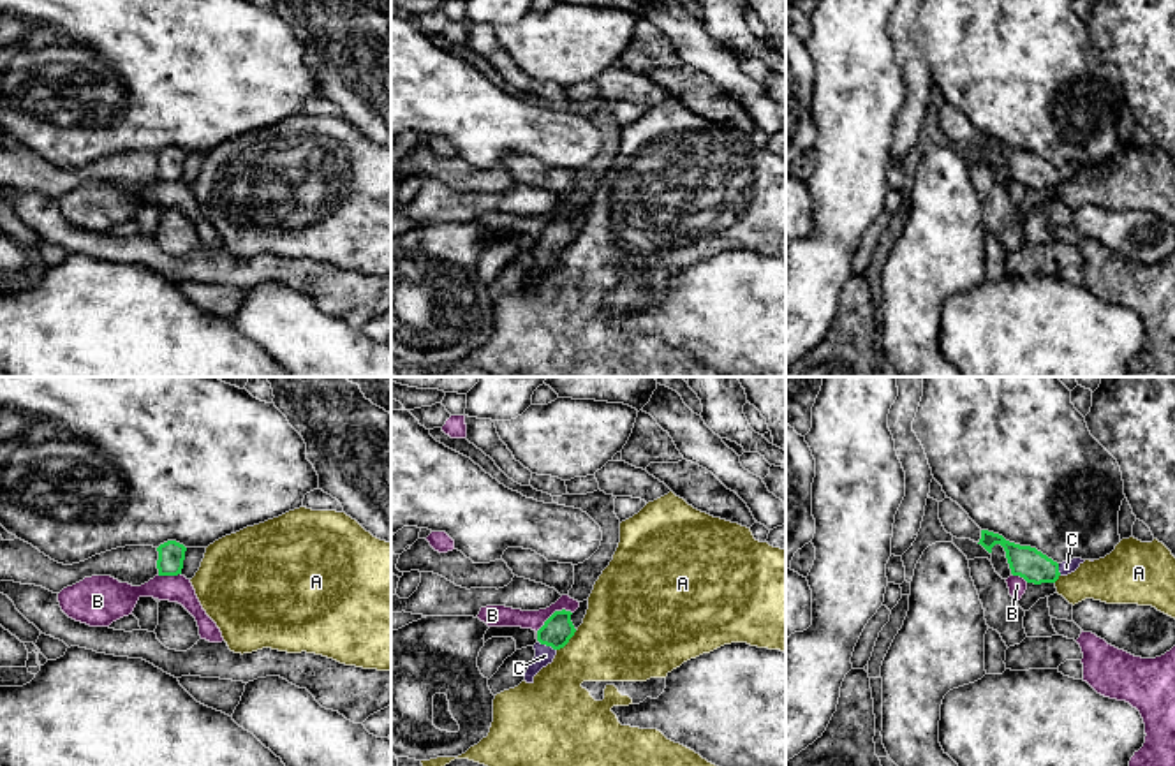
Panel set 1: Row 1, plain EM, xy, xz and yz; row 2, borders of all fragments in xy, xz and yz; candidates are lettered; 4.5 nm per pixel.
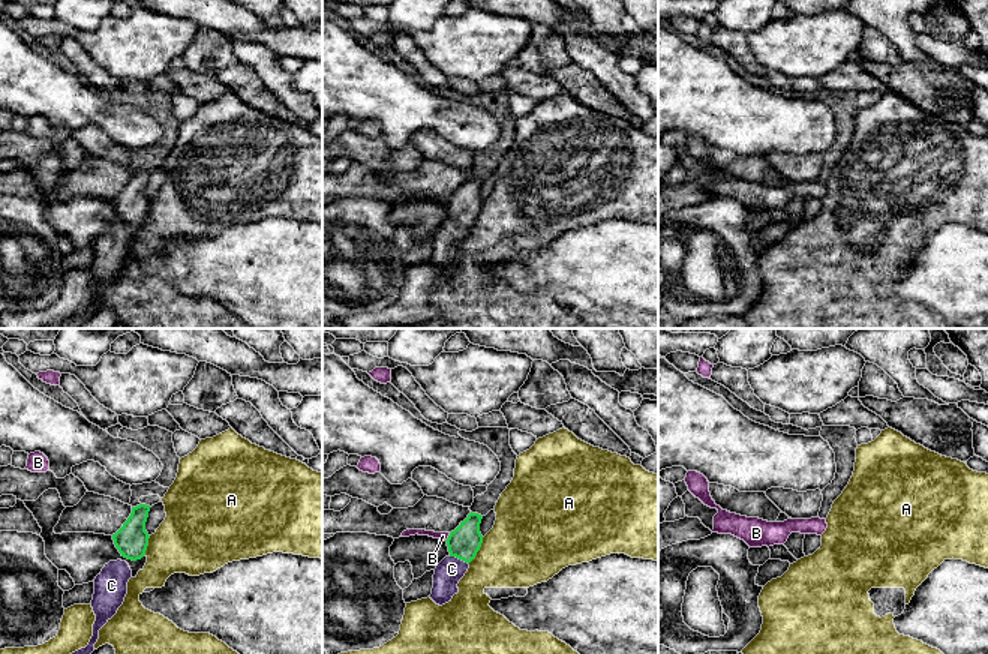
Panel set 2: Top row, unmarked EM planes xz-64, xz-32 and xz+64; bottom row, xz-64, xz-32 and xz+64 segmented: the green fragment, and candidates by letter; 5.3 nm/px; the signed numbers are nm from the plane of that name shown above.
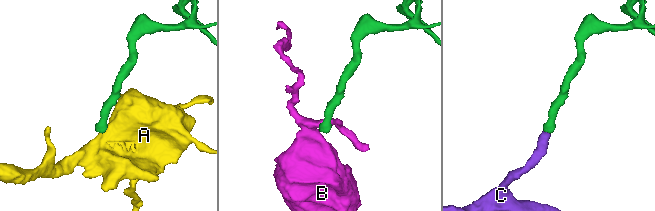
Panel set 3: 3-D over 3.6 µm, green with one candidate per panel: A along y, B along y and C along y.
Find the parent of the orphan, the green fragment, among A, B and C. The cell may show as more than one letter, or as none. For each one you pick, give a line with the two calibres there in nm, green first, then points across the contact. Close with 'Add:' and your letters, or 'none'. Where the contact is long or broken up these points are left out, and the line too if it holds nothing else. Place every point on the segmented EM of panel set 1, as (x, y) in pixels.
C: calibres 140 and 90 nm; way xz (557, 631), (546, 645), (545, 655)
Add: C

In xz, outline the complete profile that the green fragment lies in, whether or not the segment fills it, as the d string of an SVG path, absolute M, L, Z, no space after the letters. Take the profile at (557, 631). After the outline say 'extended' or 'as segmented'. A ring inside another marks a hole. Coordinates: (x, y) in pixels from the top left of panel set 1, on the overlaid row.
M555 611L544 625L537 630L537 643L534 644L536 657L525 673L525 681L534 683L534 676L553 662L557 652L564 648L574 636L576 629L571 622L571 611Z; extended

